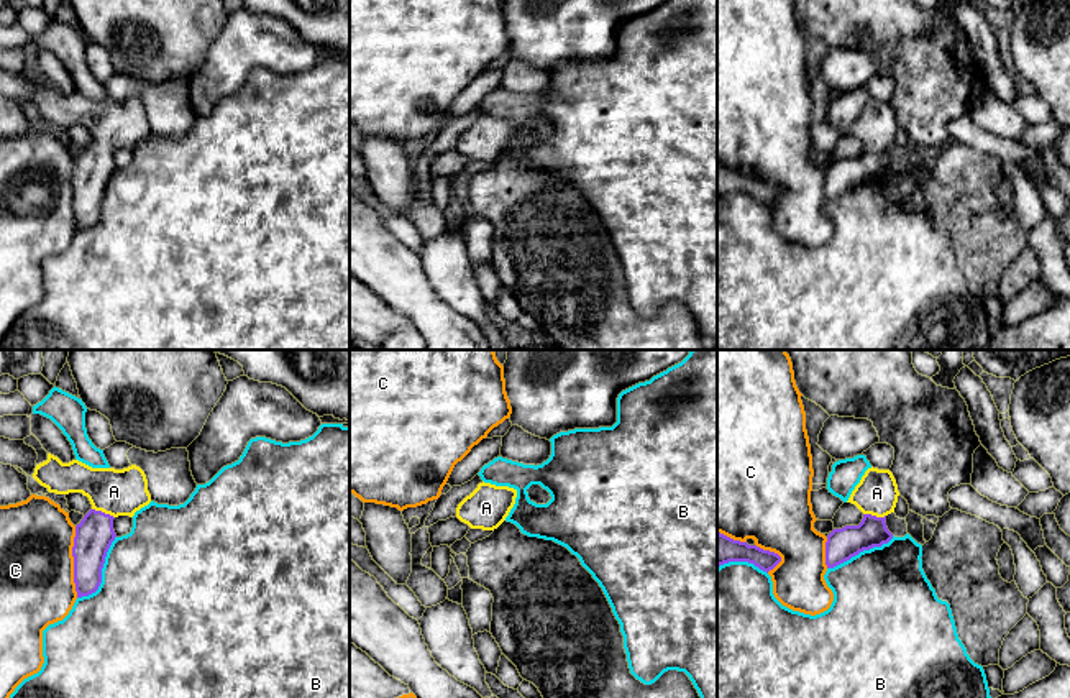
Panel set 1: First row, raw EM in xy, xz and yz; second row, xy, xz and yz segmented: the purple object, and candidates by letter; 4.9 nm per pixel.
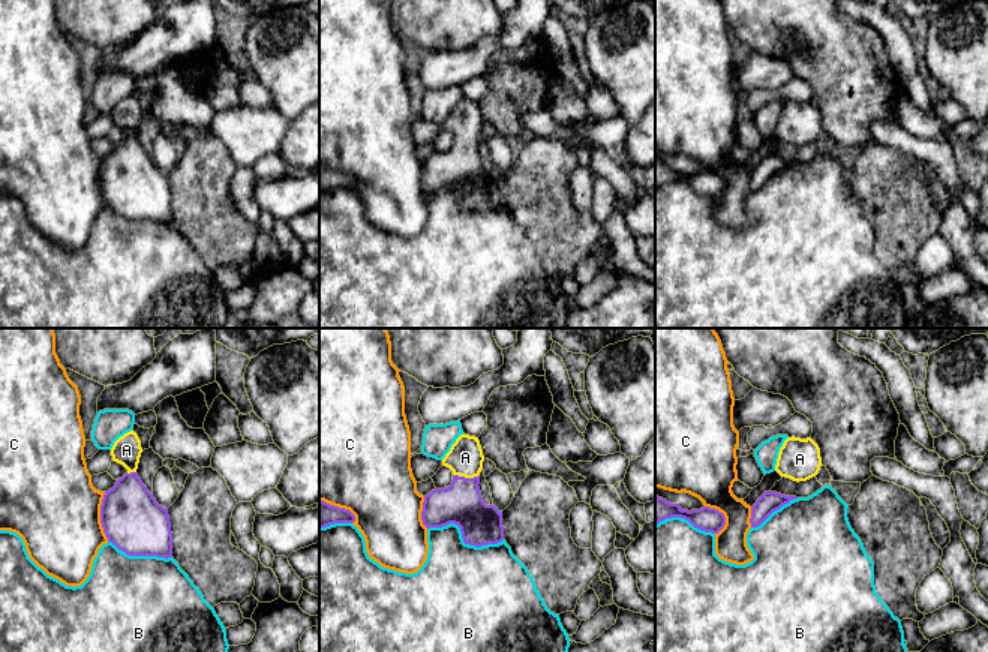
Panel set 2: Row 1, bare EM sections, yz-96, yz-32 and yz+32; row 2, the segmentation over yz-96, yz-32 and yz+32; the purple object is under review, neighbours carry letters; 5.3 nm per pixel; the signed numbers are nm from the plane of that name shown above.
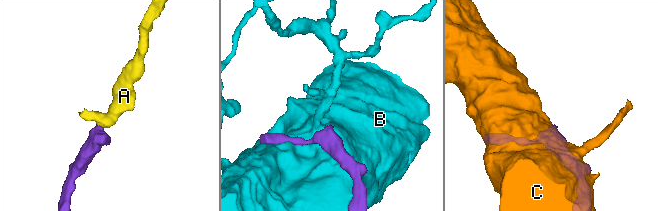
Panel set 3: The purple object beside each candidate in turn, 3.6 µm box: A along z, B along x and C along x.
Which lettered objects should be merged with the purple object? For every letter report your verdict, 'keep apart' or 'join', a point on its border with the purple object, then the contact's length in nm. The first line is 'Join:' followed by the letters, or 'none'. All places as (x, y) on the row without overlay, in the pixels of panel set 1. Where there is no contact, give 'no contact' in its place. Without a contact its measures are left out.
Join: A
A: join; meets purple in xy at (104, 145); contact 120 nm long
B: keep apart; meets purple in xy at (100, 204); contact 360 nm long
C: keep apart; meets purple in xy at (74, 194); contact 360 nm long

